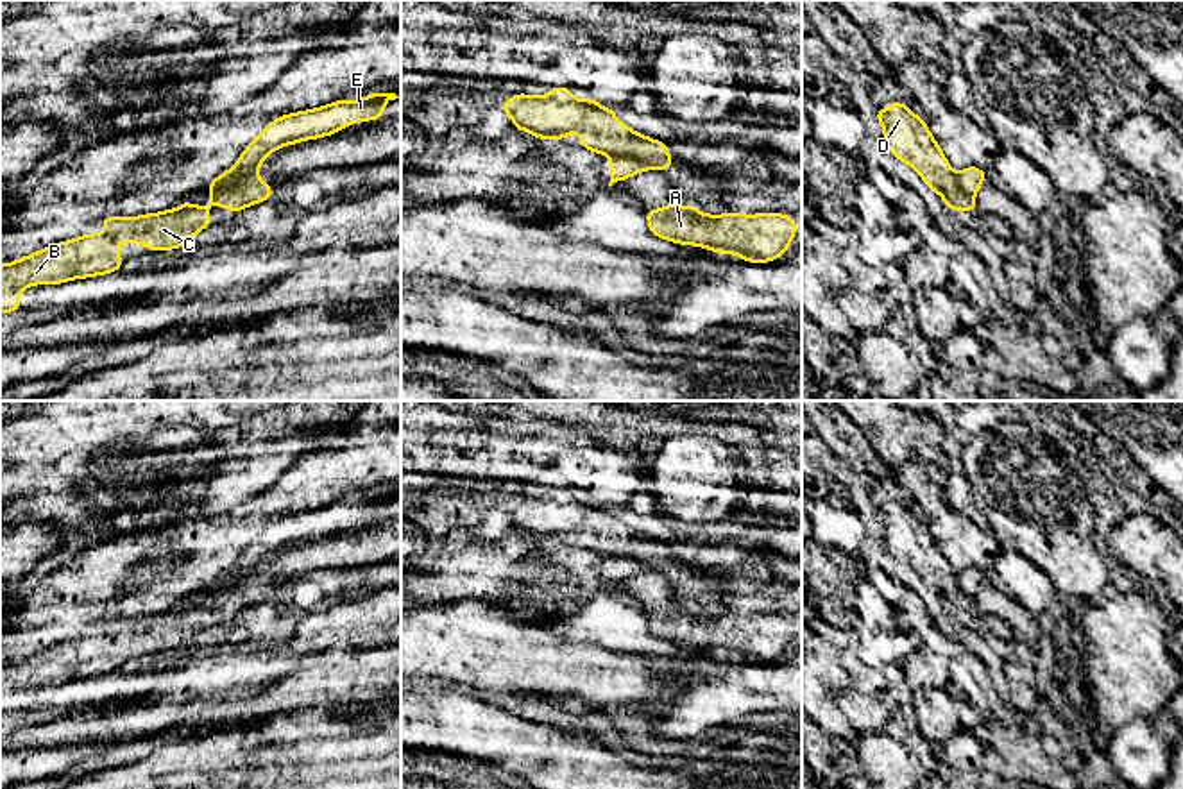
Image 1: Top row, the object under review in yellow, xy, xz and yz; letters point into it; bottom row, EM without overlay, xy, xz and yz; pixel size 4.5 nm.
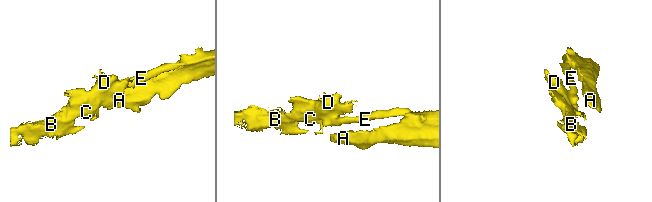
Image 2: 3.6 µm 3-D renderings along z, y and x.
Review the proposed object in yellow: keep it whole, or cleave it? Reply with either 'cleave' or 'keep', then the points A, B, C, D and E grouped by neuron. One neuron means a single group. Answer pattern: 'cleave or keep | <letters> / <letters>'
cleave | A E / B C D

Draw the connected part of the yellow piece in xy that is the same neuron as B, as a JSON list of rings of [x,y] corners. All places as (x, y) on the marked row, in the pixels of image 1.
[[[258,170],[227,188],[209,191],[209,206],[195,206],[181,199],[181,209],[141,216],[98,218],[107,231],[84,234],[48,249],[0,265],[0,313],[20,311],[21,290],[34,284],[63,284],[70,279],[106,276],[120,270],[123,259],[118,243],[147,245],[150,252],[188,245],[200,231],[209,227],[209,209],[218,204],[227,211],[242,211],[252,204],[272,199],[272,184],[263,184]]]

